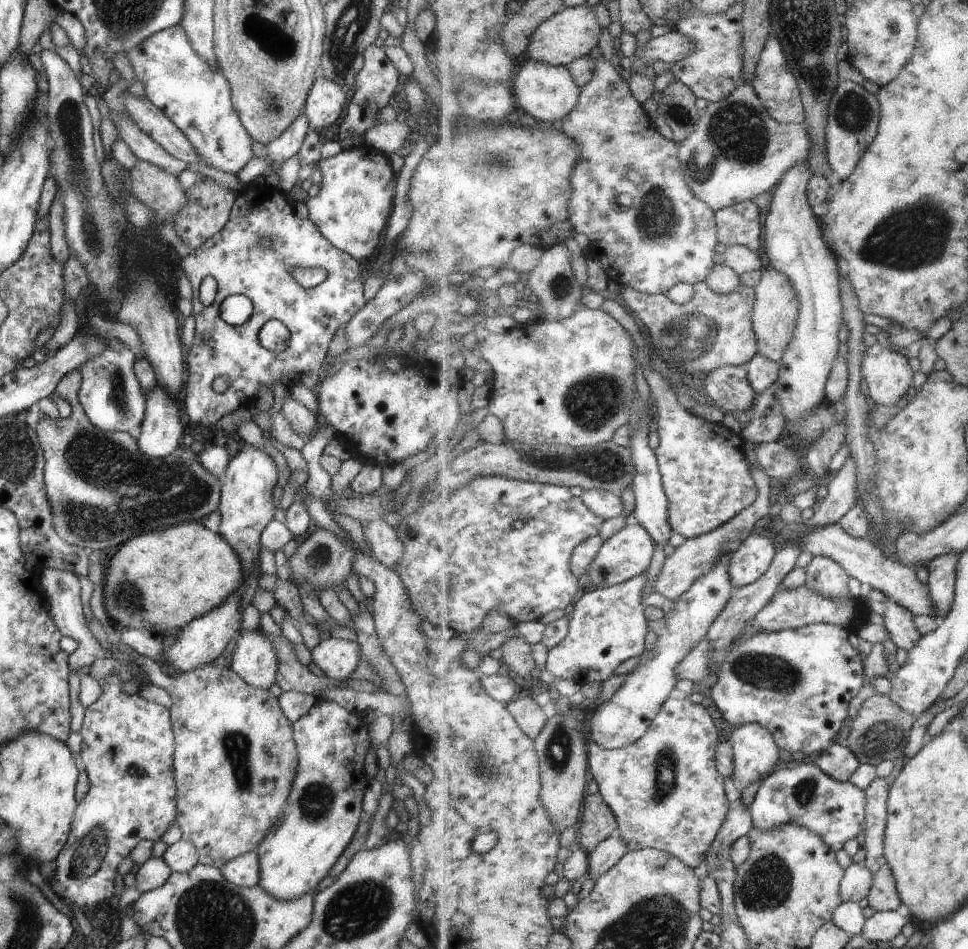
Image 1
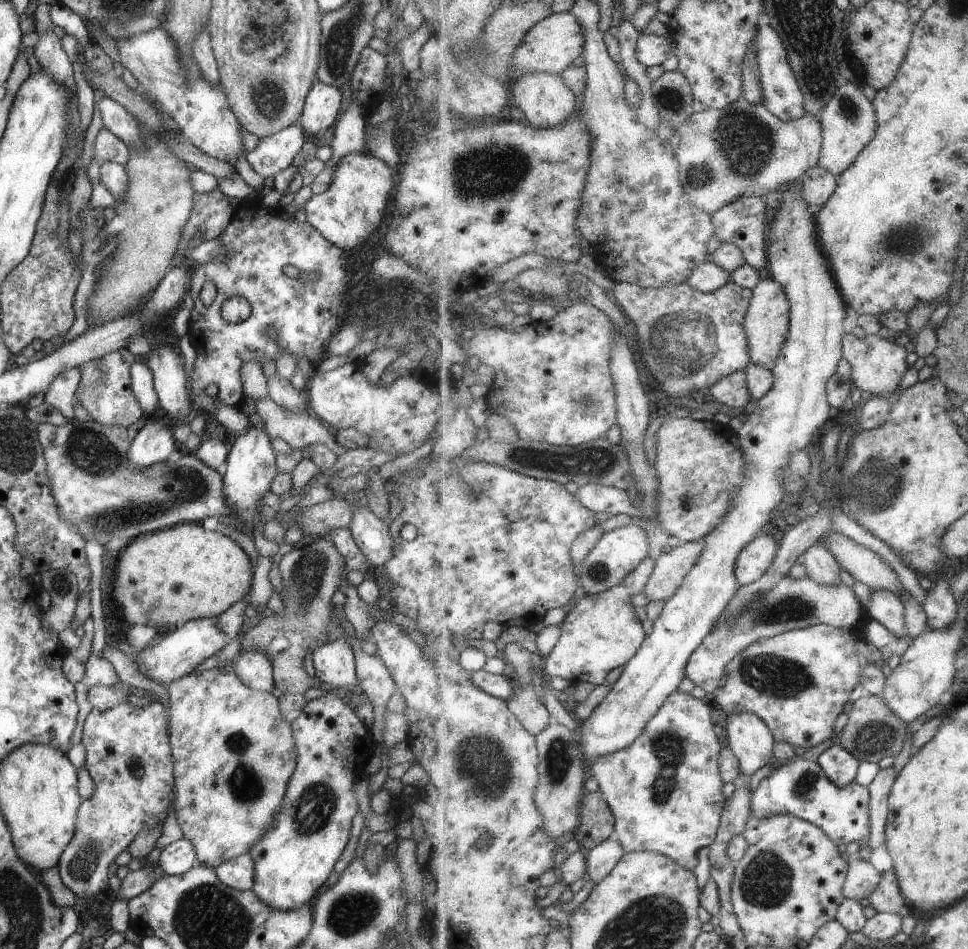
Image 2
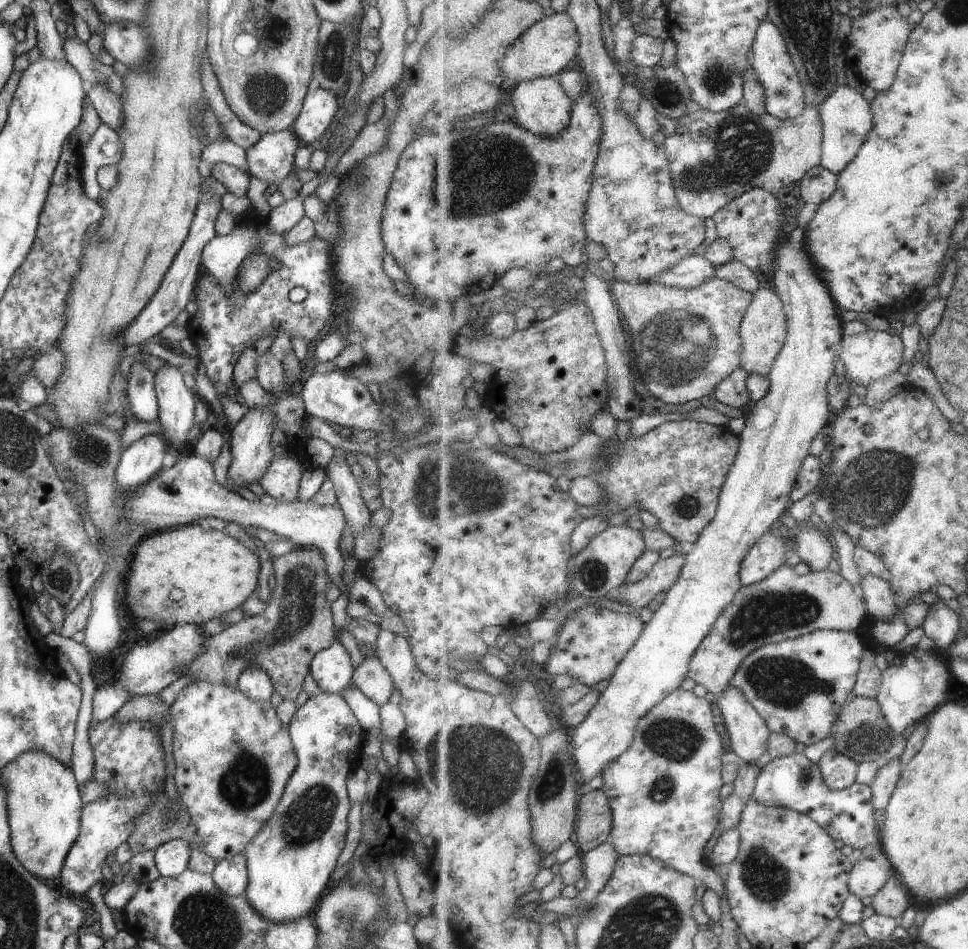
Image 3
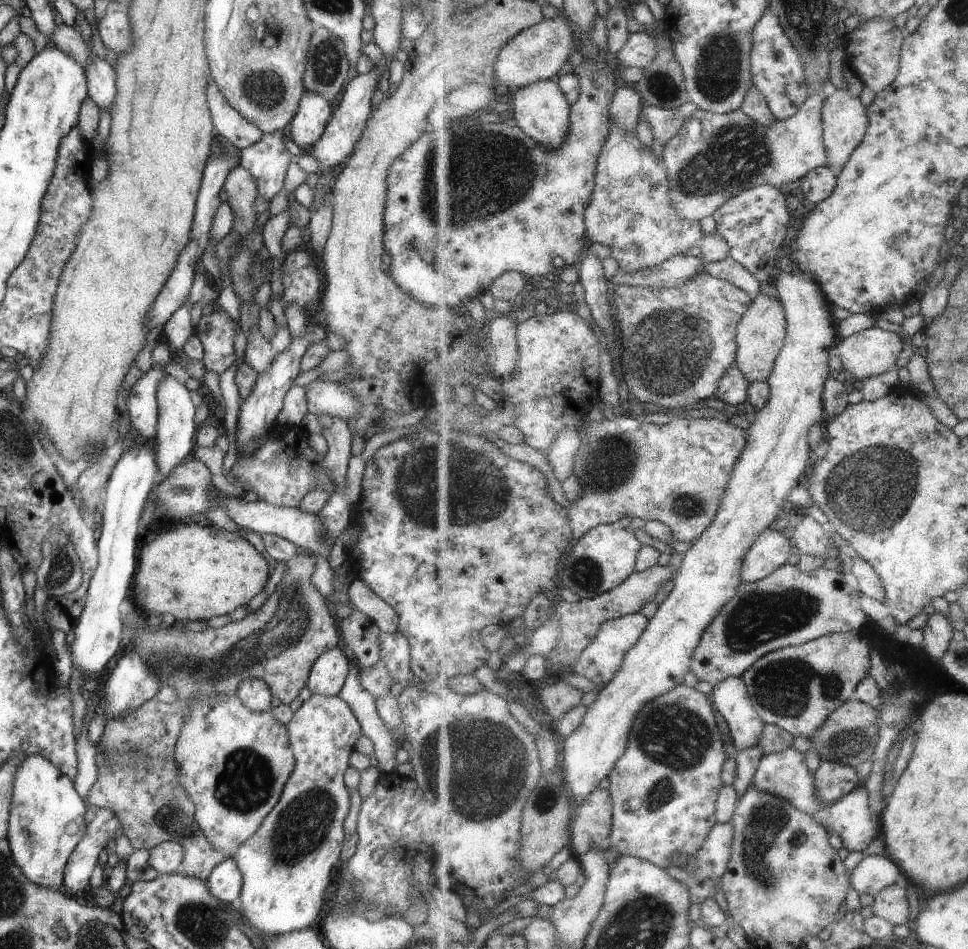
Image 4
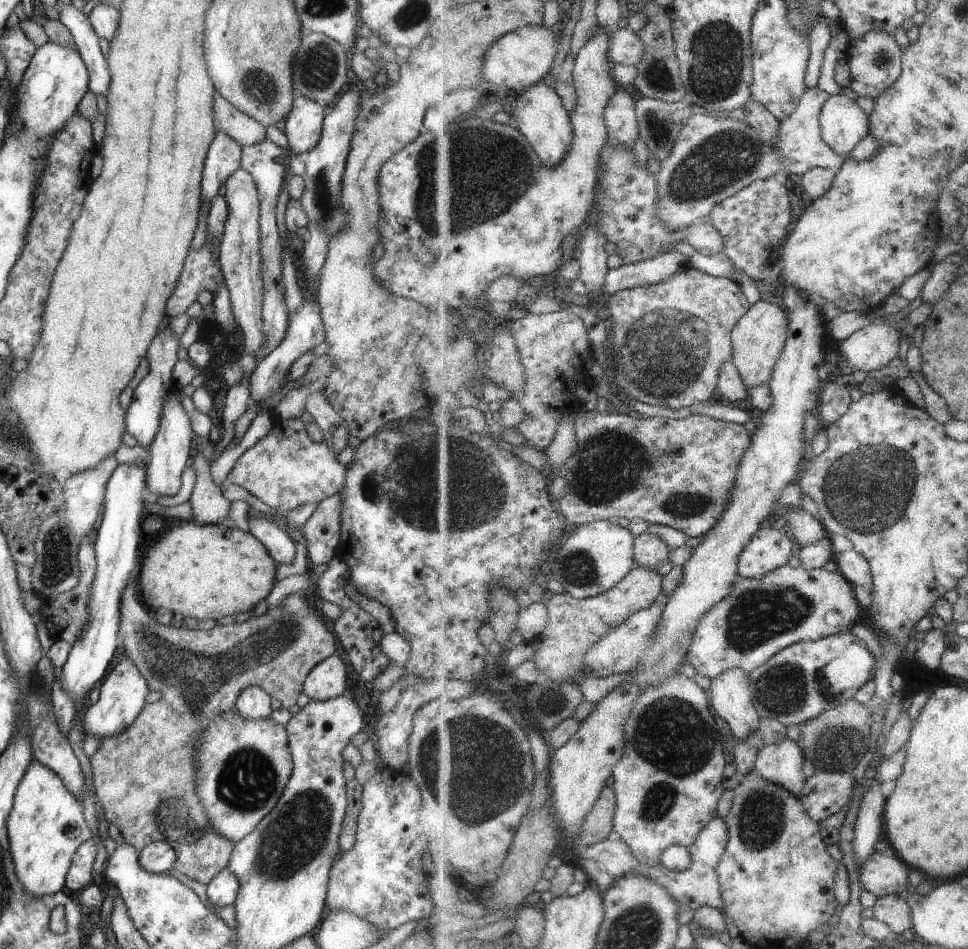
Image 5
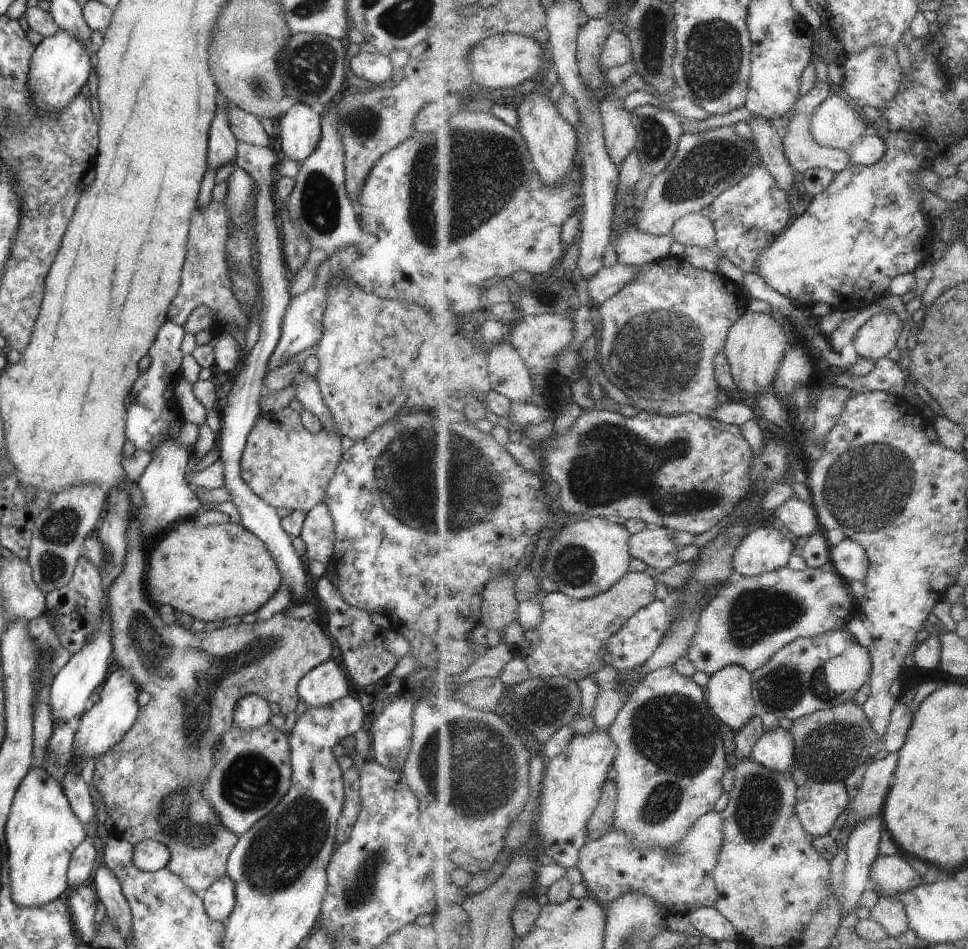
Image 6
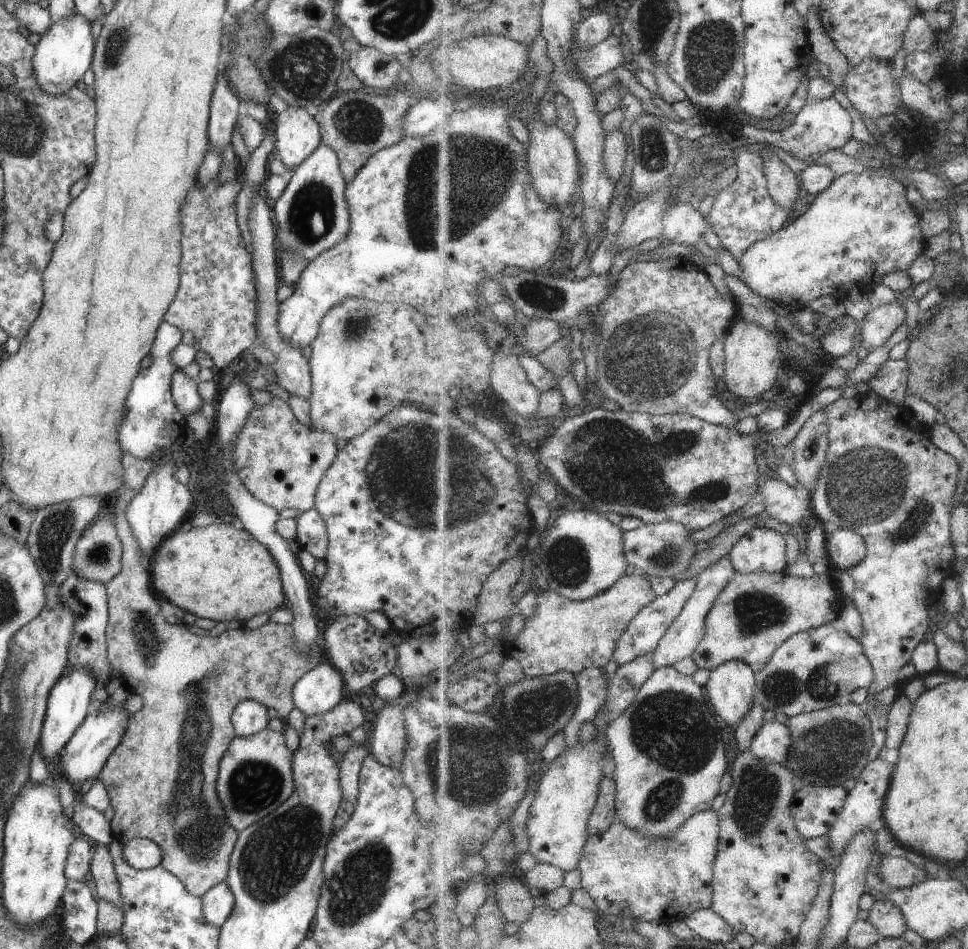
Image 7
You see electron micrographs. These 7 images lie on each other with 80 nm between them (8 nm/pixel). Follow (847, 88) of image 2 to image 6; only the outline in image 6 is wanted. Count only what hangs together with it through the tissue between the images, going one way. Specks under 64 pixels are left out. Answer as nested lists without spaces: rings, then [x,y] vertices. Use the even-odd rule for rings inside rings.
[[[831,95],[812,116],[812,133],[821,146],[848,151],[865,136],[864,116],[842,96]]]

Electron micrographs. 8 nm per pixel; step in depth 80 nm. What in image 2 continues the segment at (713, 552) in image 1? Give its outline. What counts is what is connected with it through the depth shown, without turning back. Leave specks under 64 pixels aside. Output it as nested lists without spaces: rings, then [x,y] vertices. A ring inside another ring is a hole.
[[[705,539],[682,543],[656,561],[656,568],[643,595],[651,601],[669,601],[681,589],[685,576],[695,568],[705,550]]]

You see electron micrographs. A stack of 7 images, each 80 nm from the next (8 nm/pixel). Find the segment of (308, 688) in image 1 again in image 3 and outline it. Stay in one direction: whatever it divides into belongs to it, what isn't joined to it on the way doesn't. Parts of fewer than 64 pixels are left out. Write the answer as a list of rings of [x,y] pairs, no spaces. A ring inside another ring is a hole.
[[[293,547],[284,555],[278,556],[272,563],[275,578],[275,589],[271,598],[266,601],[266,608],[260,615],[252,615],[241,619],[239,622],[229,625],[223,632],[206,637],[206,649],[192,663],[186,665],[180,674],[189,674],[197,679],[206,681],[223,681],[235,683],[239,673],[247,667],[259,667],[267,673],[274,692],[279,694],[283,700],[294,700],[301,692],[301,683],[310,667],[313,655],[335,641],[333,634],[330,602],[326,599],[326,588],[328,585],[328,574],[324,556],[313,547]]]

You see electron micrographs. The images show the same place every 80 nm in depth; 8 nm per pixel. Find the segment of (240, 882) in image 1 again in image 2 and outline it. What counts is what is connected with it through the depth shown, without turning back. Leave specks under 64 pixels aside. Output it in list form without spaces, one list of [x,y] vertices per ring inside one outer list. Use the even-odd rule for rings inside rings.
[[[248,853],[225,860],[213,868],[217,880],[231,890],[245,891],[253,885],[253,862]]]

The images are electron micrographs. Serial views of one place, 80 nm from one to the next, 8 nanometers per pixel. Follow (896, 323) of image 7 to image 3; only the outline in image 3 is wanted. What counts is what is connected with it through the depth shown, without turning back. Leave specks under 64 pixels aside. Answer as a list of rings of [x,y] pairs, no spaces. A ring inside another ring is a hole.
[[[871,331],[858,335],[845,335],[844,350],[841,353],[847,373],[859,386],[871,386],[877,380],[885,380],[893,374],[897,374],[903,366],[903,340],[901,337],[889,334],[886,331]]]

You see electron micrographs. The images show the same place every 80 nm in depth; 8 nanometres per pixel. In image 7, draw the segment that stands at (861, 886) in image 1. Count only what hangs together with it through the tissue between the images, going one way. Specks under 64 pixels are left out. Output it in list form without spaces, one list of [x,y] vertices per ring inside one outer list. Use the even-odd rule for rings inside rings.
[[[885,856],[879,870],[883,878],[893,888],[912,888],[928,880],[925,868],[918,868],[904,857]]]

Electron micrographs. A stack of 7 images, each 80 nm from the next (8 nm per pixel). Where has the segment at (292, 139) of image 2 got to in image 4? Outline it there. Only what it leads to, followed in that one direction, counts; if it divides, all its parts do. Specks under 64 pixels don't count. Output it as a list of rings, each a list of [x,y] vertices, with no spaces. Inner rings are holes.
[[[286,131],[262,133],[257,142],[238,154],[238,165],[254,178],[257,194],[267,203],[281,190],[287,166],[294,160],[283,145],[284,136]]]

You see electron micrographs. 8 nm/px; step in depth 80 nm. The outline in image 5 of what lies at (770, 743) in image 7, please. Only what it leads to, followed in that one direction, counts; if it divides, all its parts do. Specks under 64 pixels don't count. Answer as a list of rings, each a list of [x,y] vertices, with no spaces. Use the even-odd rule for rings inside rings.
[[[786,736],[780,743],[765,745],[760,749],[755,771],[765,780],[799,797],[807,782],[803,775],[805,760],[799,744]]]

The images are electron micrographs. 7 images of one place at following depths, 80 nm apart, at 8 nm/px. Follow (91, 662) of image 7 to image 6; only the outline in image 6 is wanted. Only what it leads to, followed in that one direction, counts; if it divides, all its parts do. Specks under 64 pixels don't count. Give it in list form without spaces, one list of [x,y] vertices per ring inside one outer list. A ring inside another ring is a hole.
[[[80,555],[73,568],[72,580],[65,586],[55,588],[45,594],[45,611],[52,613],[52,626],[58,642],[69,651],[70,656],[77,652],[85,639],[90,637],[100,619],[101,602],[100,574],[93,563]]]

